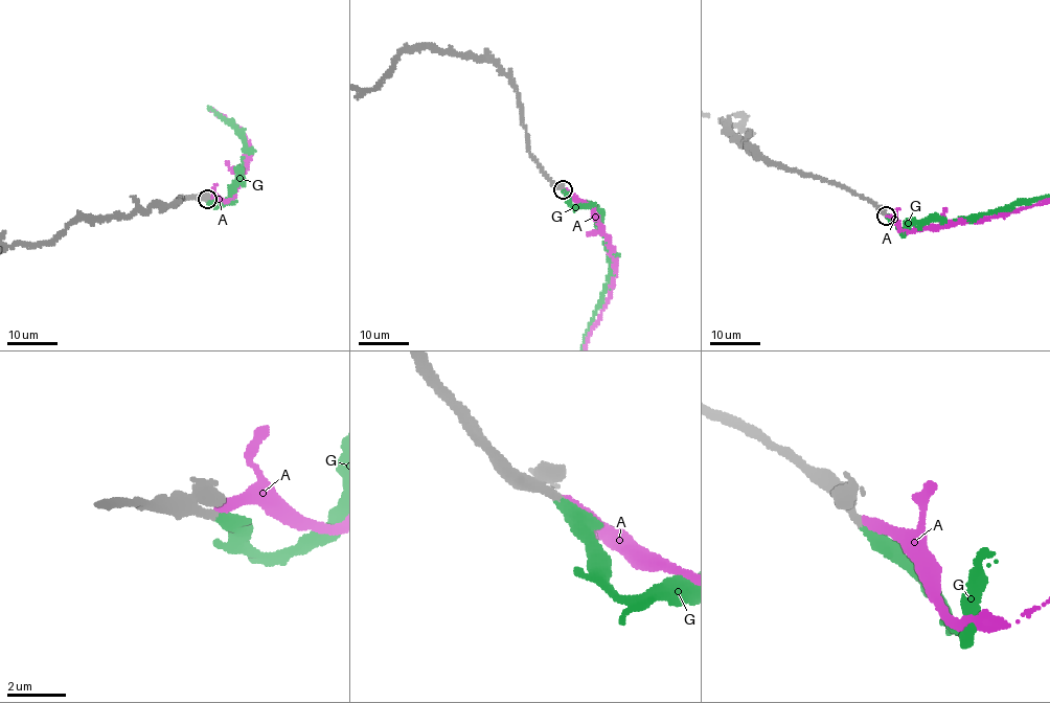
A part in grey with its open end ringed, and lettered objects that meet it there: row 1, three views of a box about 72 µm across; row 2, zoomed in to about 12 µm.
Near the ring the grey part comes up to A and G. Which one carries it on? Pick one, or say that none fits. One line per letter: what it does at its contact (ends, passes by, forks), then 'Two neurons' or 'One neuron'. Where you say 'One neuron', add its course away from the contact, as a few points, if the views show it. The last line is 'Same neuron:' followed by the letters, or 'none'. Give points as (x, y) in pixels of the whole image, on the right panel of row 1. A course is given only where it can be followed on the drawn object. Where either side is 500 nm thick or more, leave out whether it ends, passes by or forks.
A: It ends there. Two neurons
G: It ends there. One neuron
Same neuron: G

